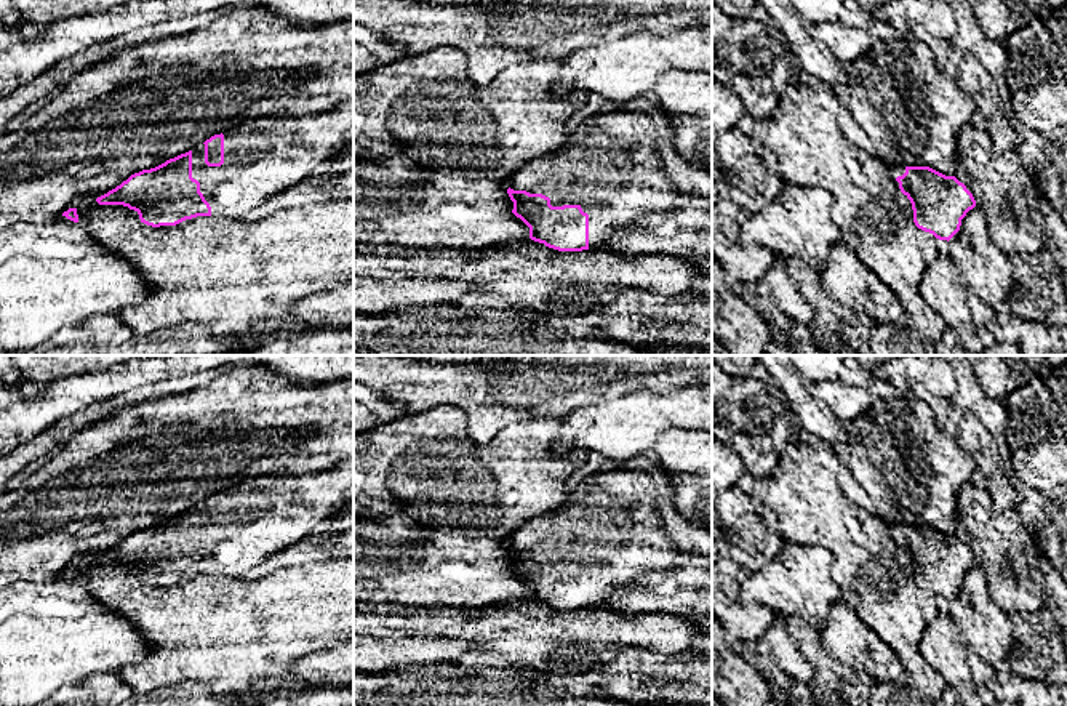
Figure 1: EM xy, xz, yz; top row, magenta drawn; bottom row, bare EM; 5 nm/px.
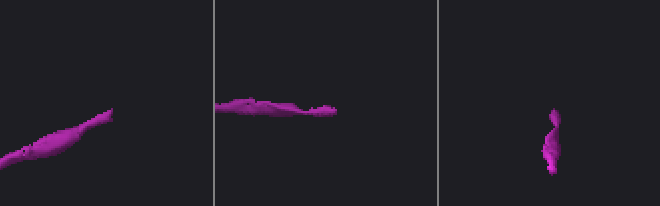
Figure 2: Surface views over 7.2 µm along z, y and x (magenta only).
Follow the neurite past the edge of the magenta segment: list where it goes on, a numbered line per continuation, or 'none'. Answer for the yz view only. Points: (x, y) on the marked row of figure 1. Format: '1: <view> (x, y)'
1: yz (896, 170)

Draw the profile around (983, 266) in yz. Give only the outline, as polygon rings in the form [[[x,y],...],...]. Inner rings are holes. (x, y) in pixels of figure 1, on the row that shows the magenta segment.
[[[977,207],[961,219],[960,231],[949,240],[949,258],[961,280],[995,311],[1008,301],[1013,267],[989,237],[985,215]]]

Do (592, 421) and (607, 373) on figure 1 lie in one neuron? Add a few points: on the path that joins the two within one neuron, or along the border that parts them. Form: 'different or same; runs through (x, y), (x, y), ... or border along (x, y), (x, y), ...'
different; border along (623, 393), (610, 399), (578, 405), (562, 418)

